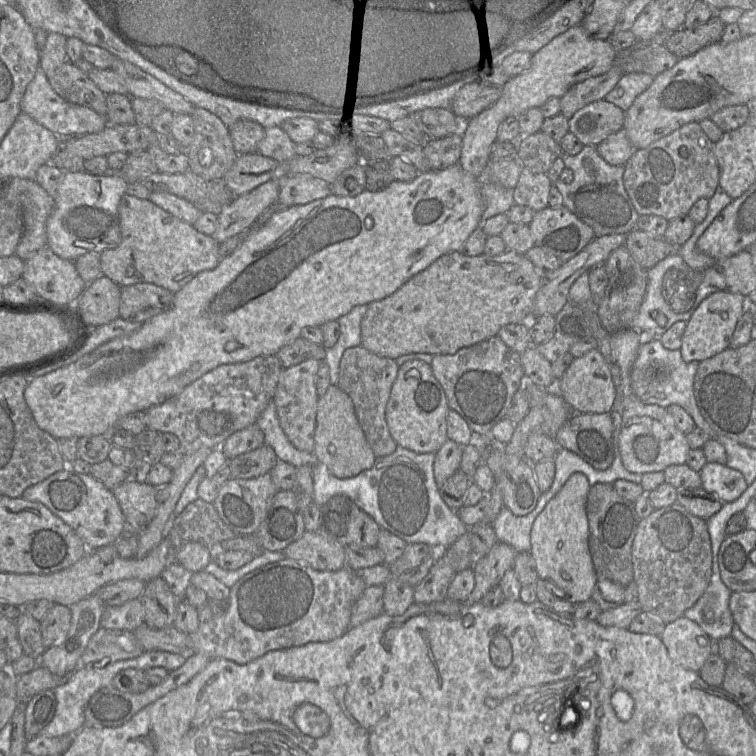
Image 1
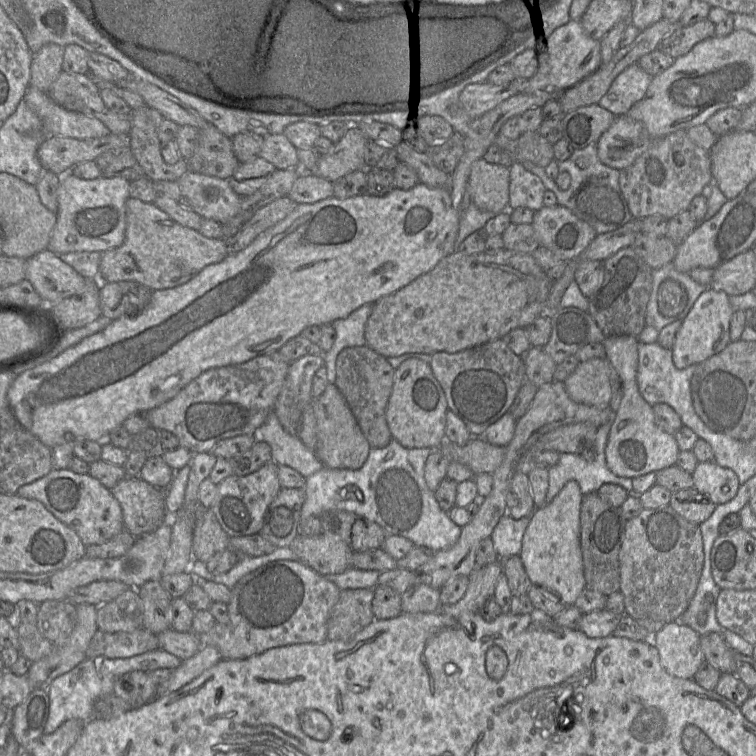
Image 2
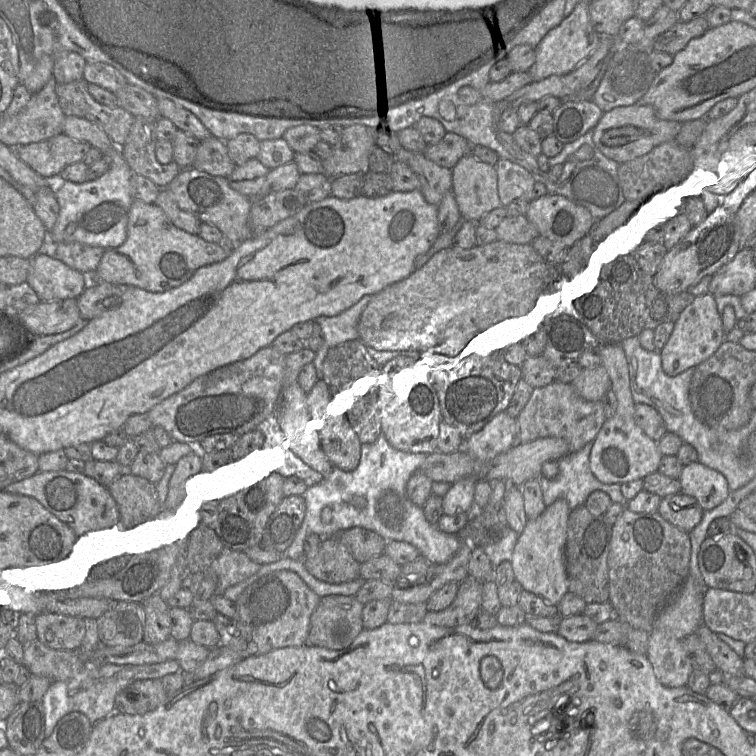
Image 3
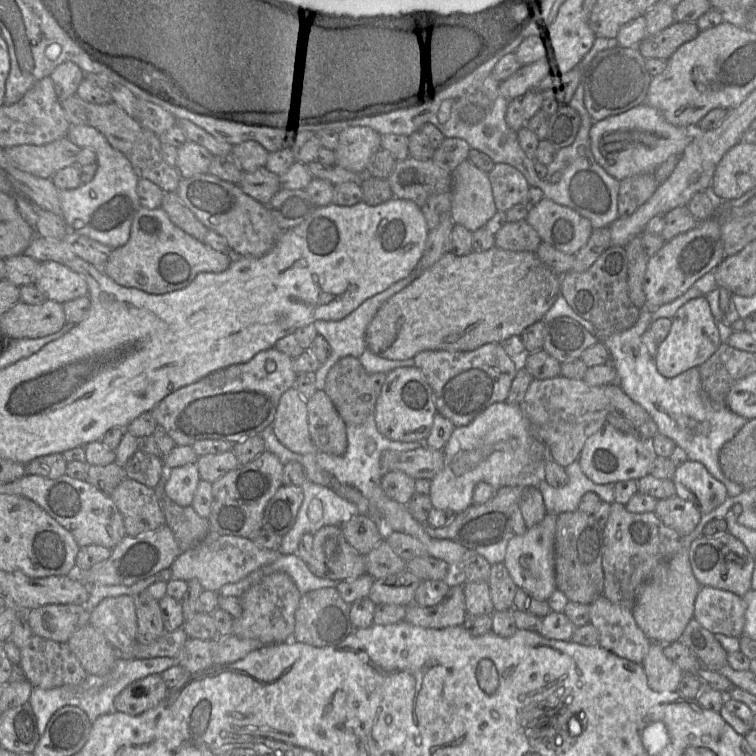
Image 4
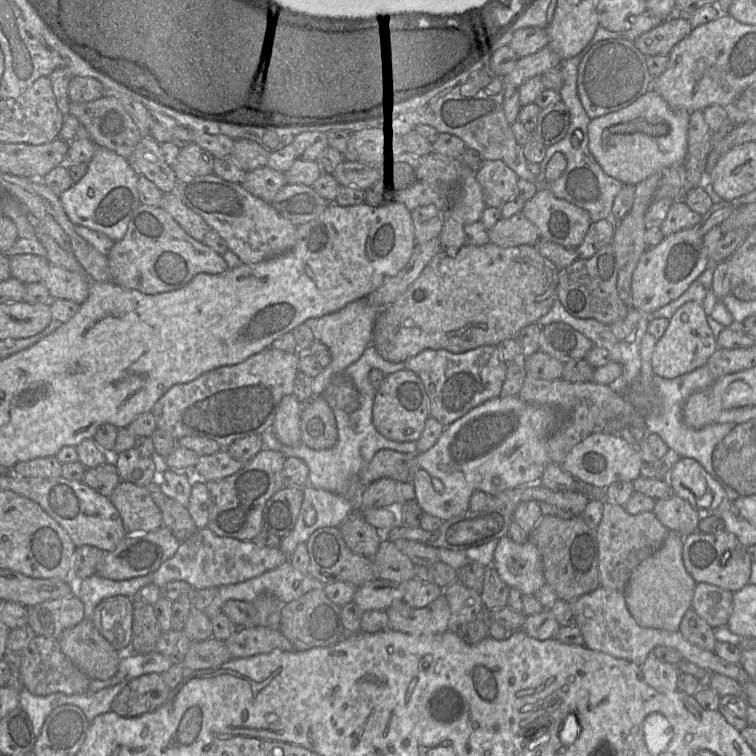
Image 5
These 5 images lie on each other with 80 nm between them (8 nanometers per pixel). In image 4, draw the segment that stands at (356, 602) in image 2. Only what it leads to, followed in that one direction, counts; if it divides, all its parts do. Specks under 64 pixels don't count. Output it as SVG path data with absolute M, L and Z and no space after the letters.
M323 589L303 595L295 612L295 628L291 641L317 648L341 643L354 631L349 618L350 609L351 604L346 603L336 589Z

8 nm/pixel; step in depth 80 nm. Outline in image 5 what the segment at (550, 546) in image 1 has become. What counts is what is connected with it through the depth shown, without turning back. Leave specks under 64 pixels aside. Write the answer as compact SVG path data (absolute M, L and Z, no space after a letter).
M503 536L495 549L492 565L500 578L510 587L530 596L546 584L541 554L535 544L515 543Z

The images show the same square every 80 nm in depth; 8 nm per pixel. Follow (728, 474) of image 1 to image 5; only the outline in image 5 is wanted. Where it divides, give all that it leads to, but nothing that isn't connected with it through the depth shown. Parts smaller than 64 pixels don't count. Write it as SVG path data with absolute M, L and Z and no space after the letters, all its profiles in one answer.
M682 457L669 471L668 481L675 496L687 501L700 514L713 513L727 496L721 484L715 481L693 458Z

